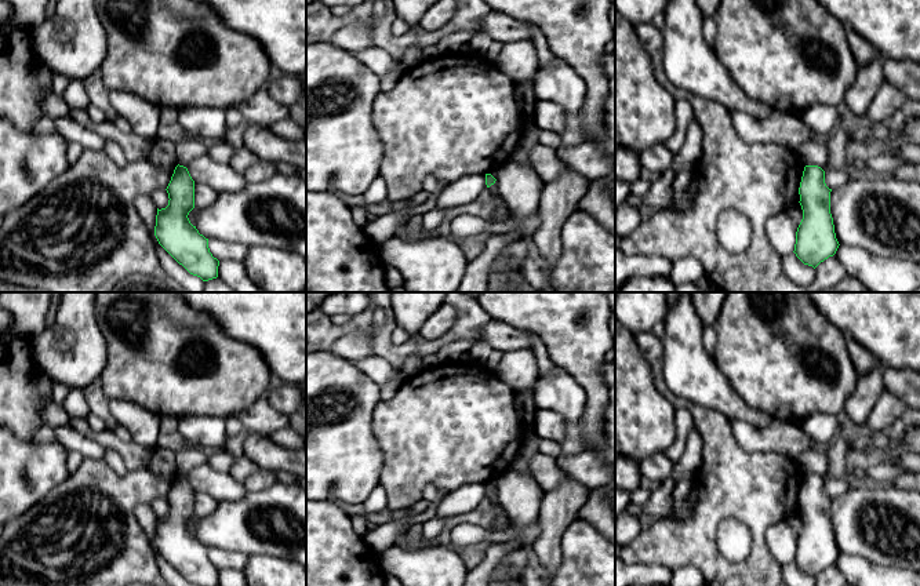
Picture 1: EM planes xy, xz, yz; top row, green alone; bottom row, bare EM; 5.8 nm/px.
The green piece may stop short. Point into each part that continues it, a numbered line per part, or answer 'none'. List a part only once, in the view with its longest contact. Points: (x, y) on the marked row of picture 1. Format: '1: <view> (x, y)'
none

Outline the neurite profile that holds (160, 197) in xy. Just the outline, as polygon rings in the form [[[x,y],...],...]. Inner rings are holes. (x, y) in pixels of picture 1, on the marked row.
[[[157,189],[152,192],[149,196],[159,210],[166,208],[168,205],[170,199],[168,199],[168,193],[166,189]]]

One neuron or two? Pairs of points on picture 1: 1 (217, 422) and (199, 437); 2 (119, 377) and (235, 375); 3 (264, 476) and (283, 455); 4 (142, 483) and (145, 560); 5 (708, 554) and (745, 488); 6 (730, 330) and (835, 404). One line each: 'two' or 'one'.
1: one
2: one
3: two
4: one
5: one
6: one

